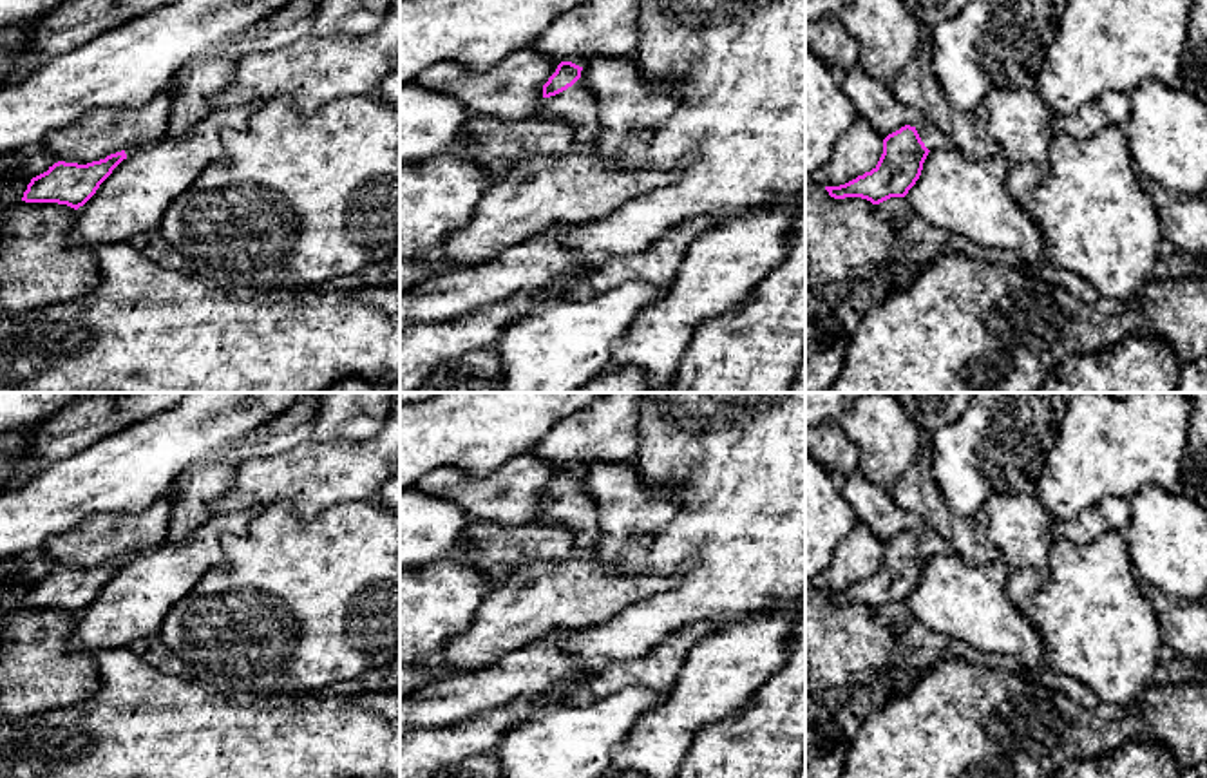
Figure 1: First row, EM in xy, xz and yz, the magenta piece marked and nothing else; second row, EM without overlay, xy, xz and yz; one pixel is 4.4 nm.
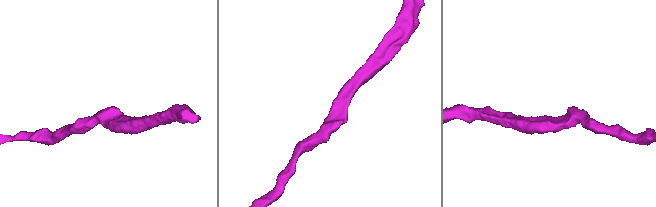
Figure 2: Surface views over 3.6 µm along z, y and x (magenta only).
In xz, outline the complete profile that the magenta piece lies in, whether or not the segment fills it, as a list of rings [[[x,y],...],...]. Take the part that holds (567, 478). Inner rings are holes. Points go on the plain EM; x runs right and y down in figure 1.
[[[561,467],[543,490],[543,507],[532,517],[536,523],[563,525],[574,537],[579,554],[590,552],[599,537],[597,510],[581,485],[583,472]]]

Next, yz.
[[[927,527],[917,532],[905,530],[883,545],[883,559],[870,577],[825,595],[834,604],[861,602],[872,610],[905,602],[919,584],[927,561],[952,552],[952,546]]]

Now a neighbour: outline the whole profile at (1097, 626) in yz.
[[[1109,530],[1086,545],[1055,539],[1048,574],[1039,575],[1030,566],[1013,568],[1006,592],[1041,635],[1046,666],[1082,682],[1100,702],[1129,706],[1153,684],[1164,639],[1155,608],[1138,586],[1122,532]]]

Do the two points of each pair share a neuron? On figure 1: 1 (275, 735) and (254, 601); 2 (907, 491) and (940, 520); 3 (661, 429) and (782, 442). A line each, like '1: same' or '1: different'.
1: different
2: same
3: same

